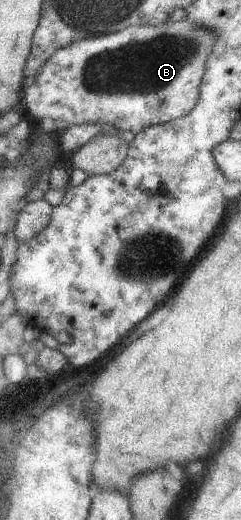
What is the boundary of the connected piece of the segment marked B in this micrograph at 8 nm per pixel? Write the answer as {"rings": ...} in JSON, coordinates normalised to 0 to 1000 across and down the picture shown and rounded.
{"rings":[[[693,35],[639,50],[527,50],[444,67],[328,75],[237,94],[170,125],[170,133],[133,144],[137,162],[100,163],[83,194],[141,231],[212,231],[245,256],[290,240],[419,237],[564,258],[585,248],[718,233],[793,213],[826,190],[834,144],[851,140],[851,115],[884,94],[892,71],[900,63],[834,56],[834,48]]]}

